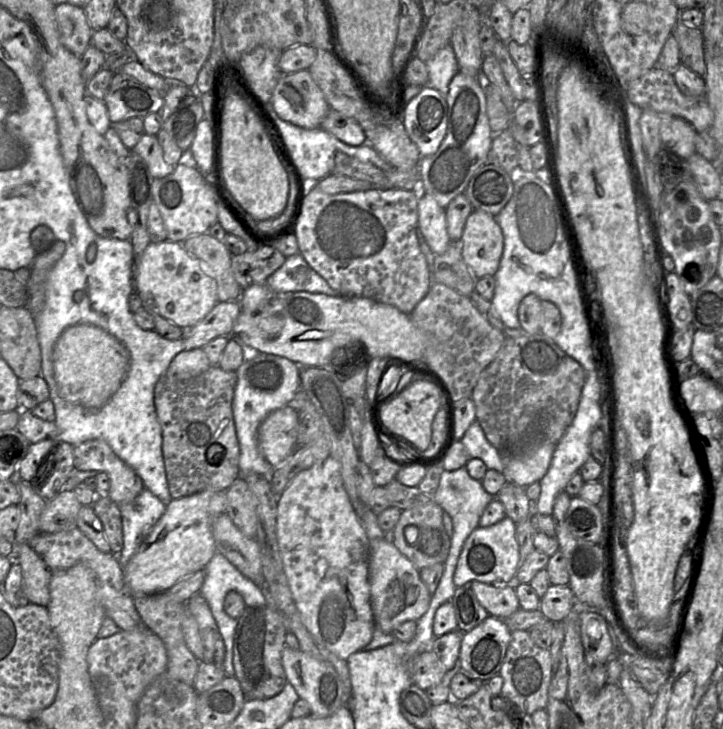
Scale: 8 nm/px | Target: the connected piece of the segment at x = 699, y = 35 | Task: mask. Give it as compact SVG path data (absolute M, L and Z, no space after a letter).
M678 21L672 35L679 45L680 63L704 77L707 68L704 58L704 38L701 28L688 27Z

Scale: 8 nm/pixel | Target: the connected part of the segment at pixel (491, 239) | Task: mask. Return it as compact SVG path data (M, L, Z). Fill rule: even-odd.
M473 210L459 243L462 257L475 278L494 276L504 248L502 229L494 216Z

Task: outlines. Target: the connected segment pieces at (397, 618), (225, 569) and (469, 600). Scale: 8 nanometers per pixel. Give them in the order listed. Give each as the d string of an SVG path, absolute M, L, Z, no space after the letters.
M389 537L370 540L370 602L375 620L375 627L386 633L393 633L402 623L417 621L429 608L431 594L421 580L420 570L404 556Z
M216 552L213 555L204 570L205 579L199 593L207 601L224 641L225 658L222 669L226 676L234 676L233 643L238 619L232 618L226 614L224 611L224 599L230 591L235 591L243 597L243 600L248 607L262 607L267 605L267 602L261 589L253 581L246 578L232 563L229 562L227 558L219 552Z
M471 582L457 587L451 599L455 609L458 629L463 632L472 630L489 616L471 589Z

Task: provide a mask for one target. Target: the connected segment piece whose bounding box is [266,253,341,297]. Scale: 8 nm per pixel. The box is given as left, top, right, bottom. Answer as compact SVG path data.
M299 253L288 257L278 270L267 278L266 284L274 293L306 291L341 296Z

